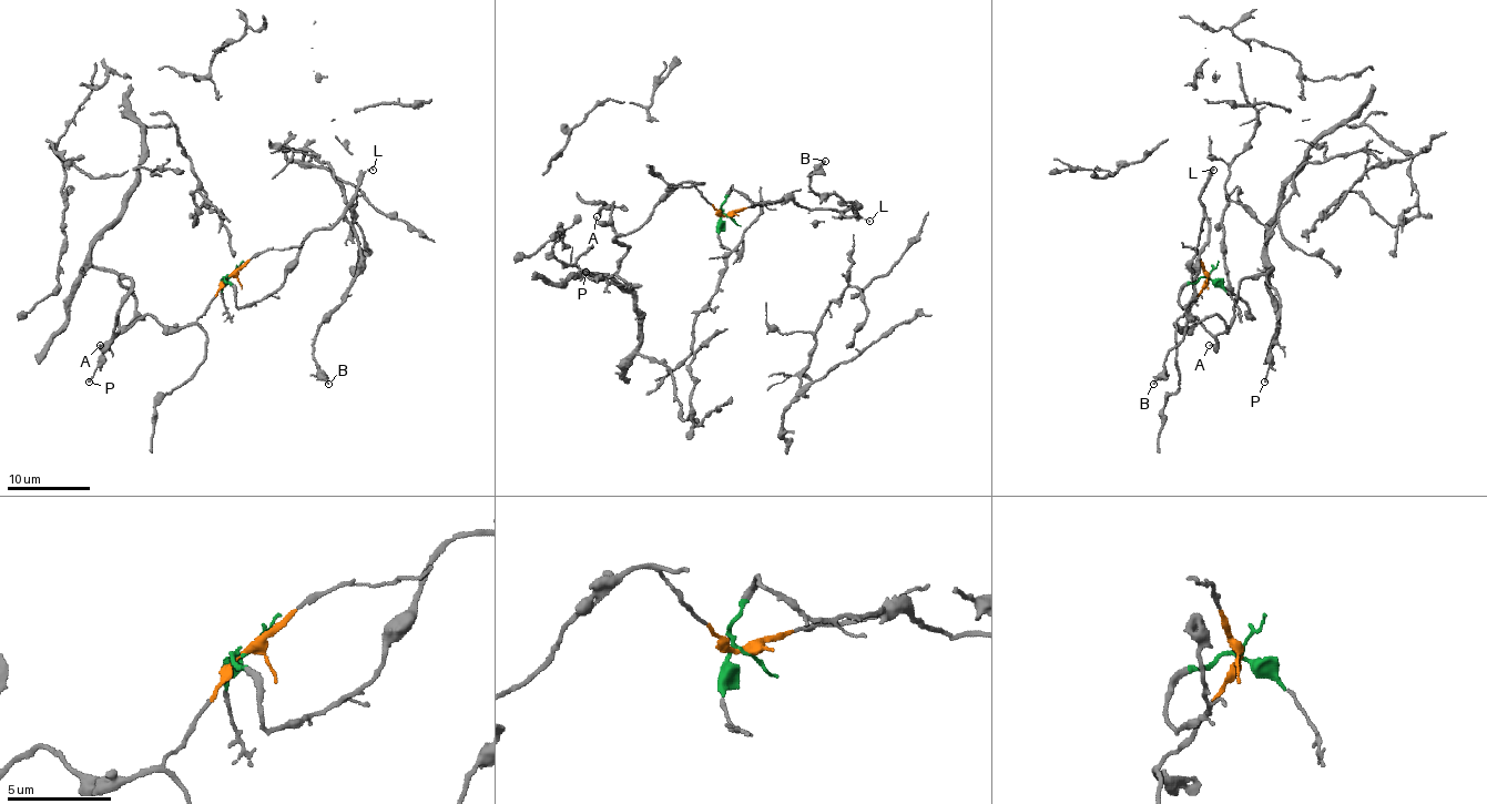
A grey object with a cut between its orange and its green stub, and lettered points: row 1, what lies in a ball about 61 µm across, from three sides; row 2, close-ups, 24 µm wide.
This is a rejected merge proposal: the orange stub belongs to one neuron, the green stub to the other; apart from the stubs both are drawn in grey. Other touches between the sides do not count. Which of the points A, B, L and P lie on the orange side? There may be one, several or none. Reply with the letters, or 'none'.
A, P

